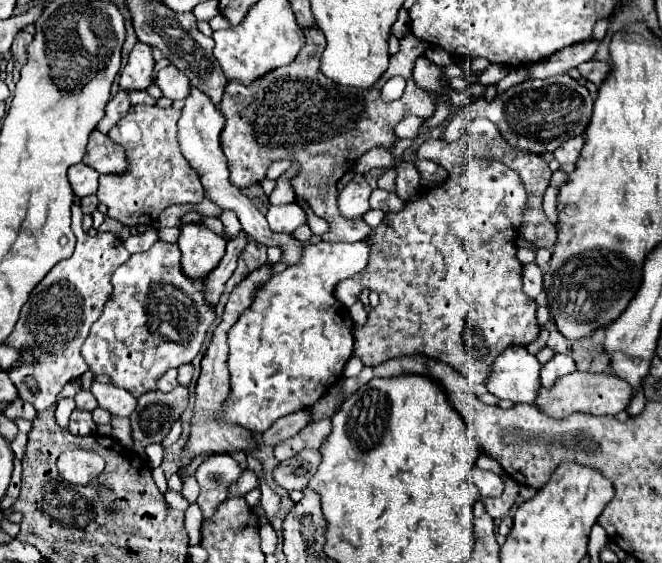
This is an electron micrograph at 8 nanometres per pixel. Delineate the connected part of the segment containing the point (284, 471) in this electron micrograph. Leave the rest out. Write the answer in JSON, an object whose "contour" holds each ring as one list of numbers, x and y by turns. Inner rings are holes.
{"contour":[[301,450,293,458,279,462,273,472,273,478,279,486,287,490,303,490,307,488,311,476,315,476,319,460,321,460,321,452]]}

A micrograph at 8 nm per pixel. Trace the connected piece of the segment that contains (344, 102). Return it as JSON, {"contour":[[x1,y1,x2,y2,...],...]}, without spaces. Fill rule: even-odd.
{"contour":[[317,24,305,30,309,34,309,46,305,46,295,62,275,68,255,80,255,84,239,84,229,80,223,100,219,104,225,116,225,128,221,132,221,148,227,156,231,182,237,188,257,184,265,178,267,168,277,160,301,162,301,172,293,180,293,190,303,198,309,208,331,224,329,234,321,236,325,242,357,242,371,234,365,222,347,220,337,208,337,182,355,166,355,162,375,146,391,148,395,142,395,124,409,112,419,118,429,118,435,112,435,98,423,92,411,76,415,60,427,50,427,42,413,34,401,38,401,48,389,58,387,72,375,82,373,88,343,88,333,80,327,80,319,70,319,60,325,48,325,36],[391,76,403,76,407,82,405,94,387,104,379,98,381,86],[339,96,339,100,337,100]]}

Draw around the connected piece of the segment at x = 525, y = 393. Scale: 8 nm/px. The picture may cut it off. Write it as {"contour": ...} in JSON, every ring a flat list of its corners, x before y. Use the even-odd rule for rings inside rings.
{"contour":[[525,346,507,348,491,368,485,386,493,396,511,402,535,402,541,388,541,364]]}

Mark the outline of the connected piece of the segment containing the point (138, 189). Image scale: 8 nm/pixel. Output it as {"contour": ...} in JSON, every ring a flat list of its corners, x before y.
{"contour":[[137,104,109,130,109,138,119,144,127,156,127,172,101,174,99,178,97,198,109,208,109,218,115,218,129,228,137,224,153,226,167,206,183,202,199,204,203,200,203,184,199,184,199,176,195,176,191,164,183,160,177,142,179,116,181,112,175,108]]}

